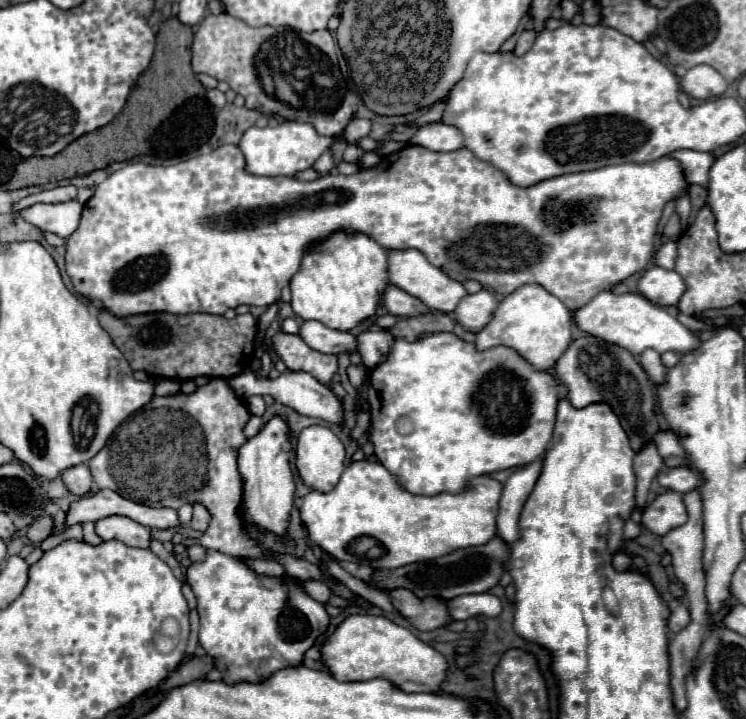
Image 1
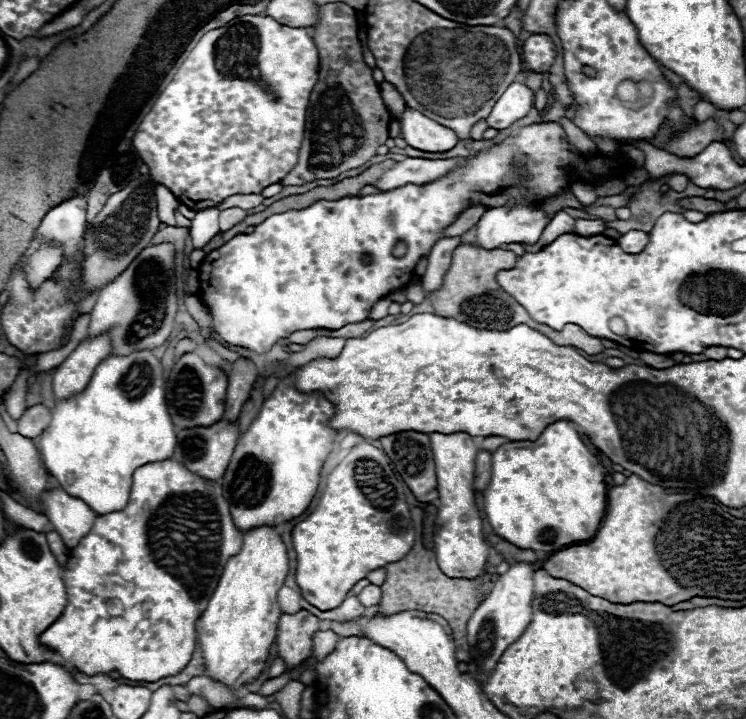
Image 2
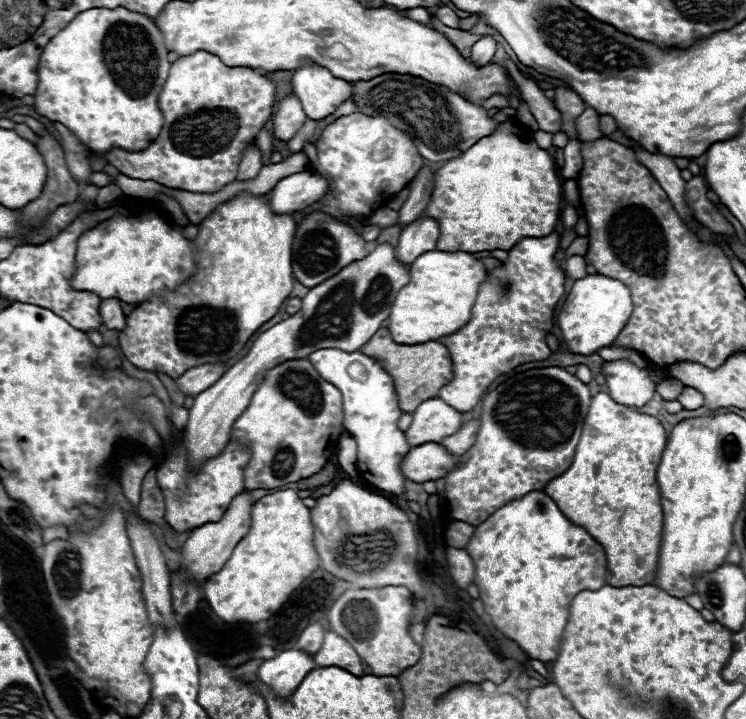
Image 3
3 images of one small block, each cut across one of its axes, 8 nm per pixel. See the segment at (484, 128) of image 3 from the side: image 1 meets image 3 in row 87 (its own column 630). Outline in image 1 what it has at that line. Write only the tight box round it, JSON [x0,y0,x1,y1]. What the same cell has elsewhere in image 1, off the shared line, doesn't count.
[556,336,660,450]

